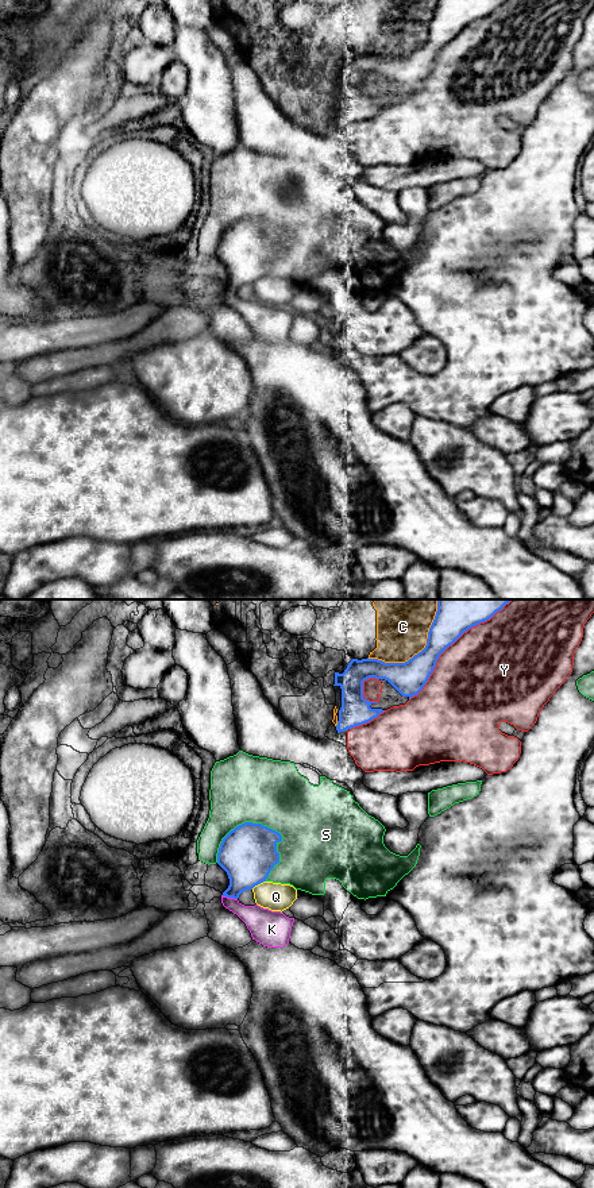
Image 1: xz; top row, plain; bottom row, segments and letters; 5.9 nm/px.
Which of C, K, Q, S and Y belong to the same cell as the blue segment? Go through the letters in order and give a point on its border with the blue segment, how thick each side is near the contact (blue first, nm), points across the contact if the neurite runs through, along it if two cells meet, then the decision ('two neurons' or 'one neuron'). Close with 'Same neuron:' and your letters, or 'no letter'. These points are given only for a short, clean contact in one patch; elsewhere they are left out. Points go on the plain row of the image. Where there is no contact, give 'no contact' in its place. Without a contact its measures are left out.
C: contact xz (417, 49); calibres 200 and 300 nm; two neurons
K: contact xz (230, 292); calibres 300 and 180 nm; way xz (247, 254), (245, 269), (230, 292), (242, 307), (262, 319); one neuron
Q: contact xz (258, 278); calibres 340 and 170 nm; two neurons
S: contact xz (242, 219); calibres 340 and 400 nm; two neurons
Y: contact xz (450, 39); calibres 200 and 480 nm; two neurons
Same neuron: K

